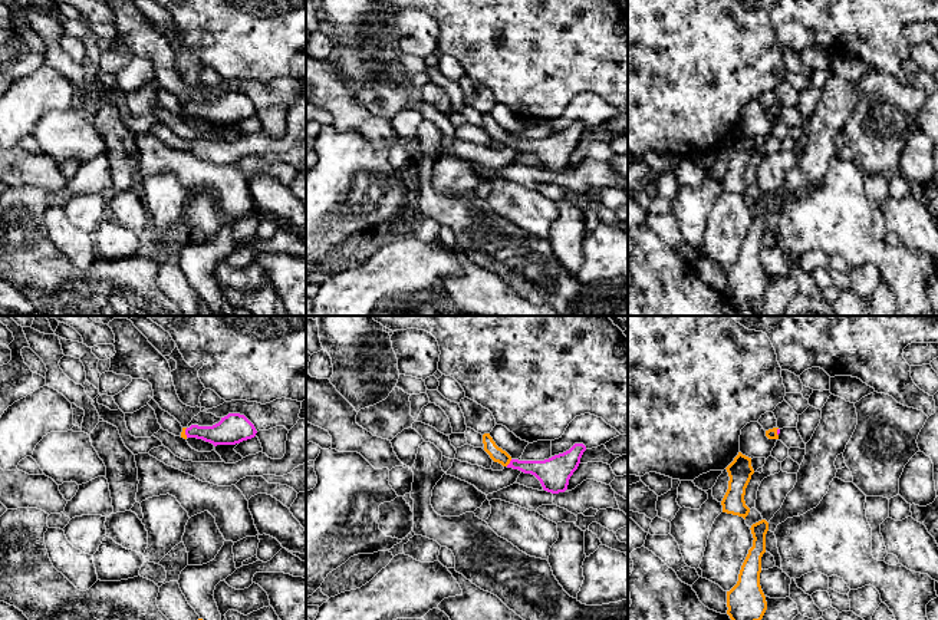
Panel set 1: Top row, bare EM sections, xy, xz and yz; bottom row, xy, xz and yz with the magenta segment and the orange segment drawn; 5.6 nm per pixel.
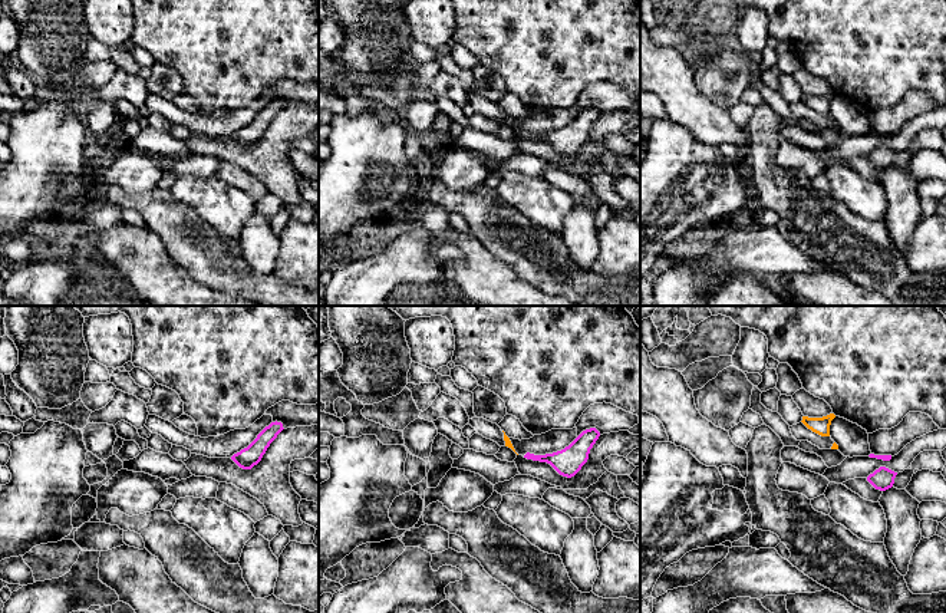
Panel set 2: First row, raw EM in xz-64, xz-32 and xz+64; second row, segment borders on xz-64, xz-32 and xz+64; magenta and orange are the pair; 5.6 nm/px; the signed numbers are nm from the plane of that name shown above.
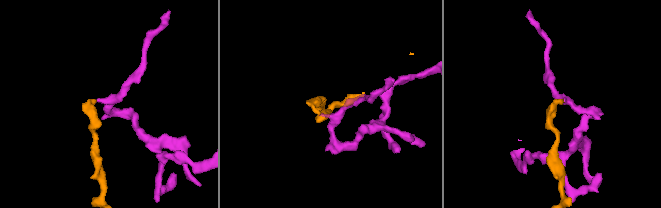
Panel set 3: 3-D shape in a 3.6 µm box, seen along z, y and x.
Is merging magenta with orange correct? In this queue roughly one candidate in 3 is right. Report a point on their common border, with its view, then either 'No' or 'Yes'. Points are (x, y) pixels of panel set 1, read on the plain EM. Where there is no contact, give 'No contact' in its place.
Touches magenta at xz (510, 141). Yes

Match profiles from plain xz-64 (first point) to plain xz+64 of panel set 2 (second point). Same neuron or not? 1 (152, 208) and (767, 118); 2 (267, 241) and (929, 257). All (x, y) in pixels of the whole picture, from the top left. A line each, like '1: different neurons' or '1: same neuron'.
1: same neuron
2: different neurons

